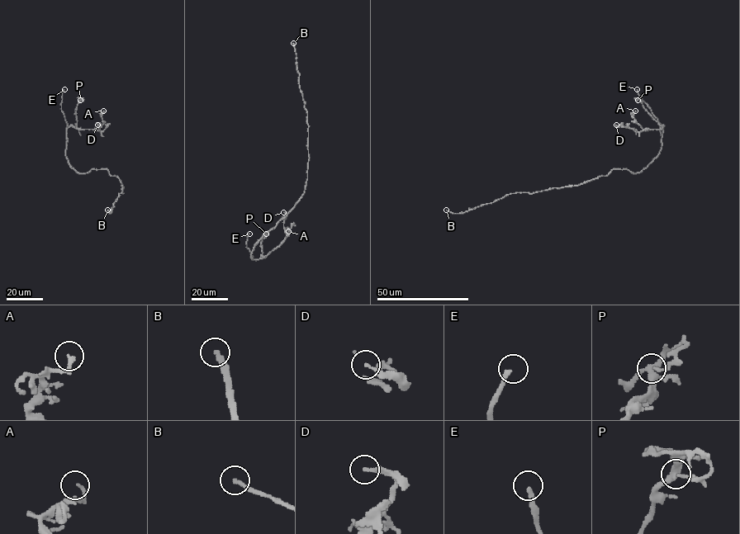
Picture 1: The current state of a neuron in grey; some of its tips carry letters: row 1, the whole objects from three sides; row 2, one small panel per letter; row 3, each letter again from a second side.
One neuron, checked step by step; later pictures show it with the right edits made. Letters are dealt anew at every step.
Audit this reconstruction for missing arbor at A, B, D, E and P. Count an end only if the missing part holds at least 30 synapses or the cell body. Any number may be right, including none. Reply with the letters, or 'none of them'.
B, E

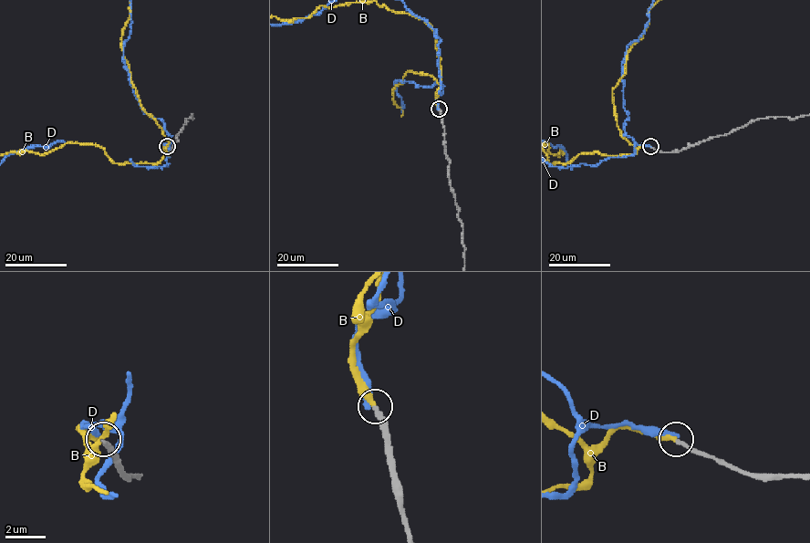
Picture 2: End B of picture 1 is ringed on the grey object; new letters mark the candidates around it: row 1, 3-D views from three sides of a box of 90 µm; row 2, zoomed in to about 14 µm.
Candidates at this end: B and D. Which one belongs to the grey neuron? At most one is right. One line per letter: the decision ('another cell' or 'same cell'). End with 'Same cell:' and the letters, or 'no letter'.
B: same cell
D: another cell
Same cell: B

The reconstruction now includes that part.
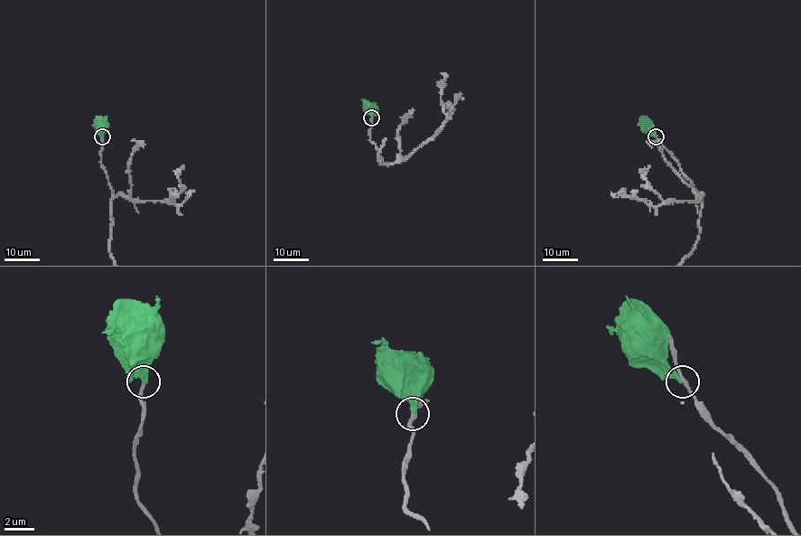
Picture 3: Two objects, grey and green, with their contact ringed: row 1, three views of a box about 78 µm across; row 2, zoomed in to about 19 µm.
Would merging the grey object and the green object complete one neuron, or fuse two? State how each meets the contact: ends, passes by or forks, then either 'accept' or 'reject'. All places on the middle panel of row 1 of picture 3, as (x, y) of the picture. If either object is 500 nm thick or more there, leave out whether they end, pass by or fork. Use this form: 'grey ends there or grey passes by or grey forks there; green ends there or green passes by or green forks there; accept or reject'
grey passes by; green ends there; reject

